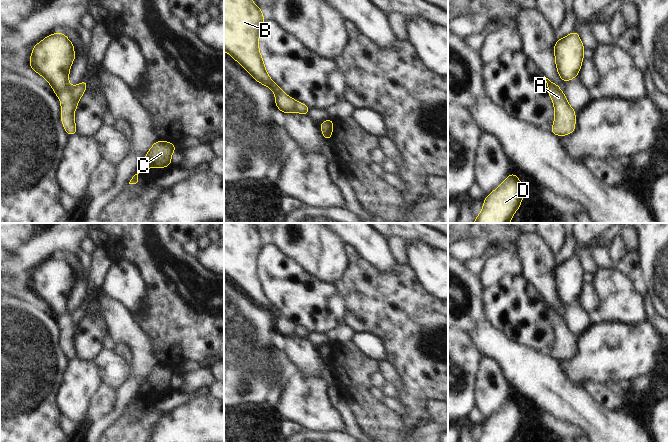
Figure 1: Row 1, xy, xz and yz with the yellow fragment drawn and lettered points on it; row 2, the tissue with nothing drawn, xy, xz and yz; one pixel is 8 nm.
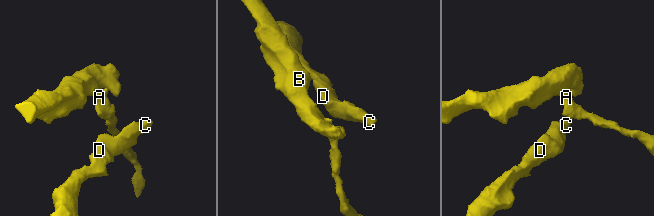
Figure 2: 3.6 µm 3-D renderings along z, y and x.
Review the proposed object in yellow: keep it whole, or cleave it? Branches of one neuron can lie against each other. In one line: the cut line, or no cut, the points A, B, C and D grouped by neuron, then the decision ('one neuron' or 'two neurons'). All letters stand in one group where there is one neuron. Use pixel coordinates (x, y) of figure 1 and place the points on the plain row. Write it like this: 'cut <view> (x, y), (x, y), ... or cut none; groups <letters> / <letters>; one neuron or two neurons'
cut none; groups A B C D; one neuron

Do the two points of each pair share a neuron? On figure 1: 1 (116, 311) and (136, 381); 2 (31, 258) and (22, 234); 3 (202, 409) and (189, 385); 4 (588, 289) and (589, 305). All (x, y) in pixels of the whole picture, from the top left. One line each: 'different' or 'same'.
1: same
2: different
3: different
4: same

